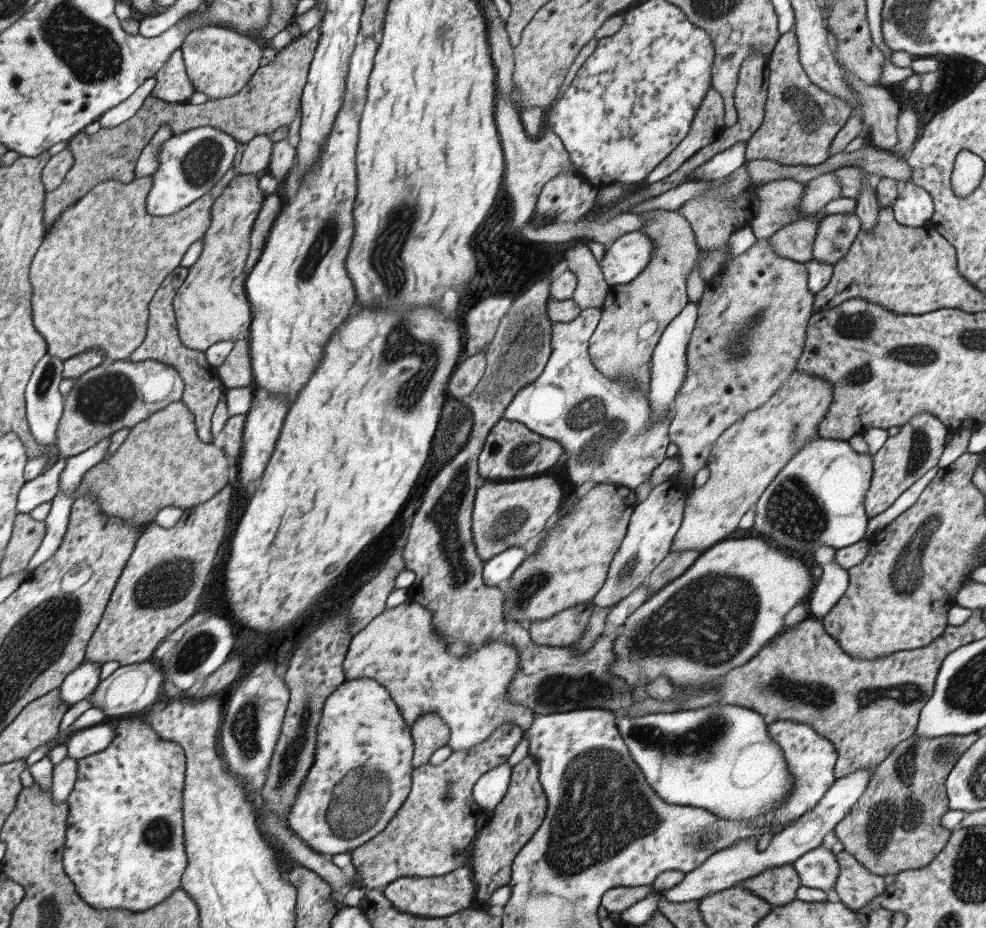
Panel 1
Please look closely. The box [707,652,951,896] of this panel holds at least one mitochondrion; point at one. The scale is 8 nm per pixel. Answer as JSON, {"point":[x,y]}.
{"point":[884,816]}

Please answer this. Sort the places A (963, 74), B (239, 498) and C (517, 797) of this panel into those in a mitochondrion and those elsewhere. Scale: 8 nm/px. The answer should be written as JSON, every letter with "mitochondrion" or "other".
{"A":"mitochondrion","B":"other","C":"other"}

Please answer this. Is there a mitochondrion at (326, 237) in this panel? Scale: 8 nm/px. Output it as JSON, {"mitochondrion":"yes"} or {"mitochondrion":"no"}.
{"mitochondrion":"yes"}

